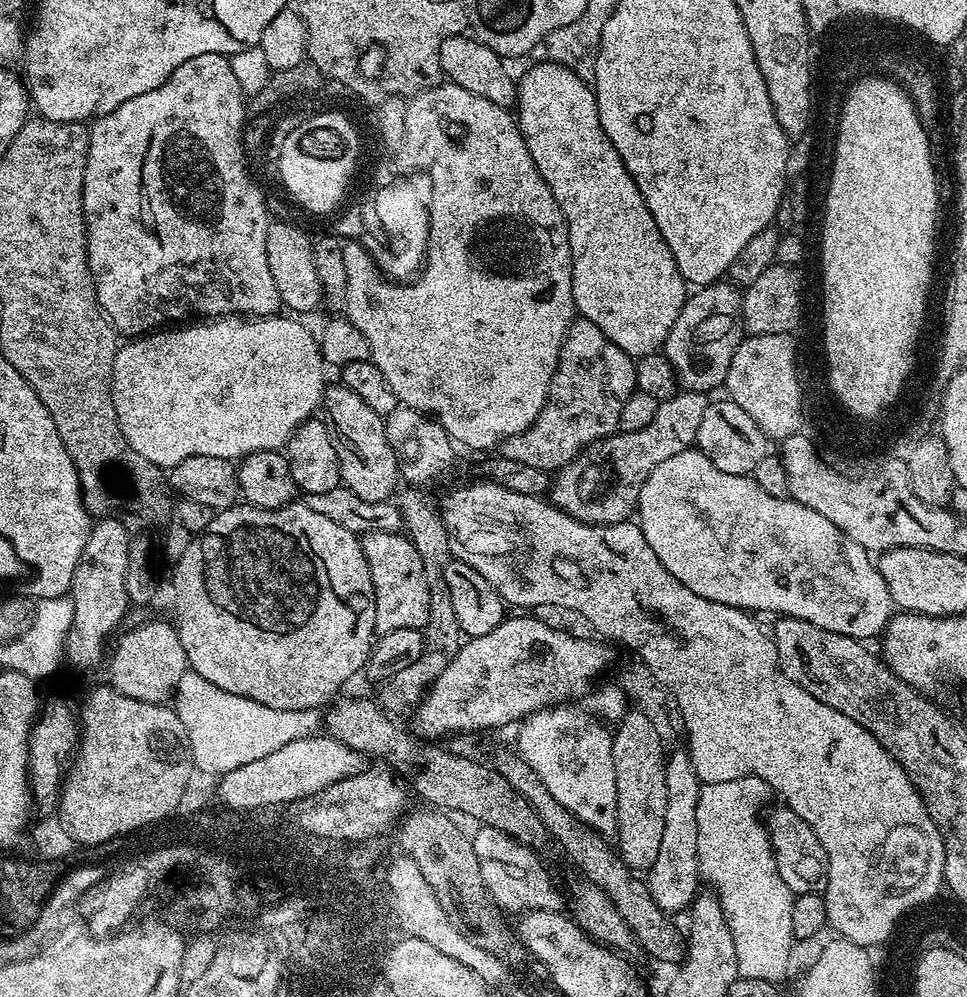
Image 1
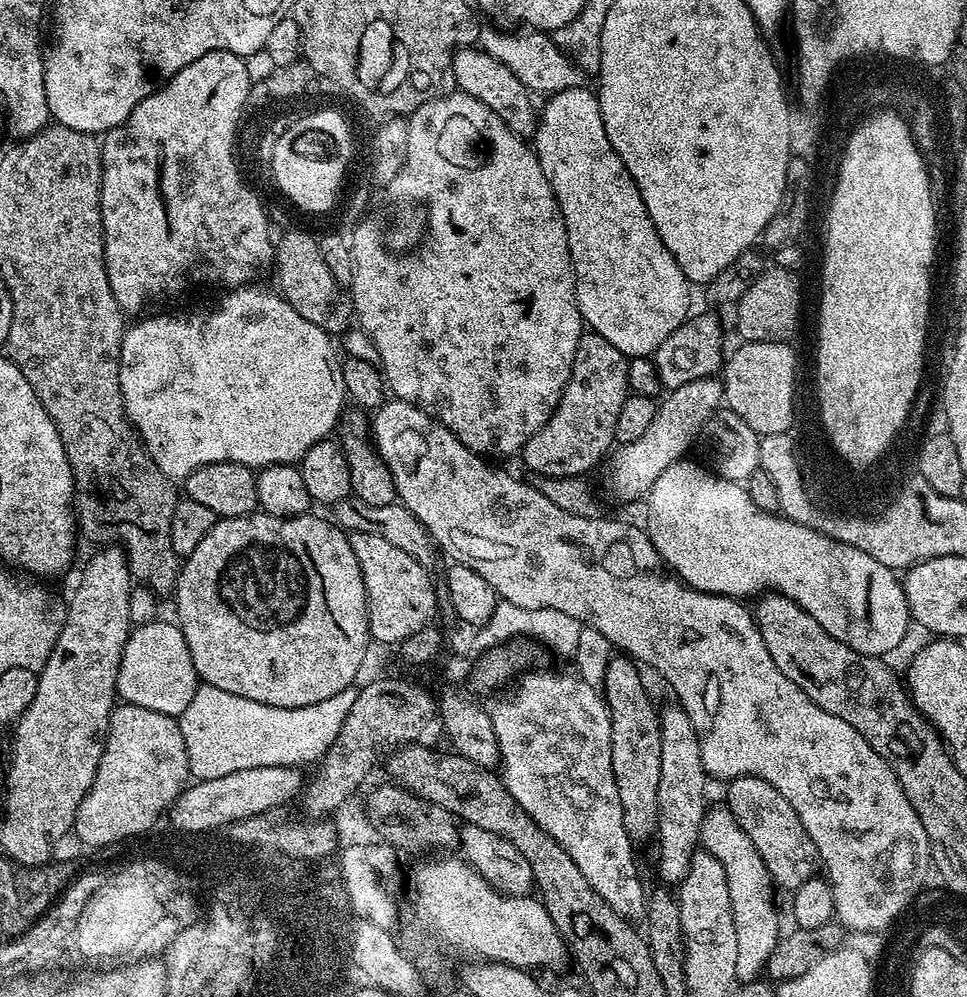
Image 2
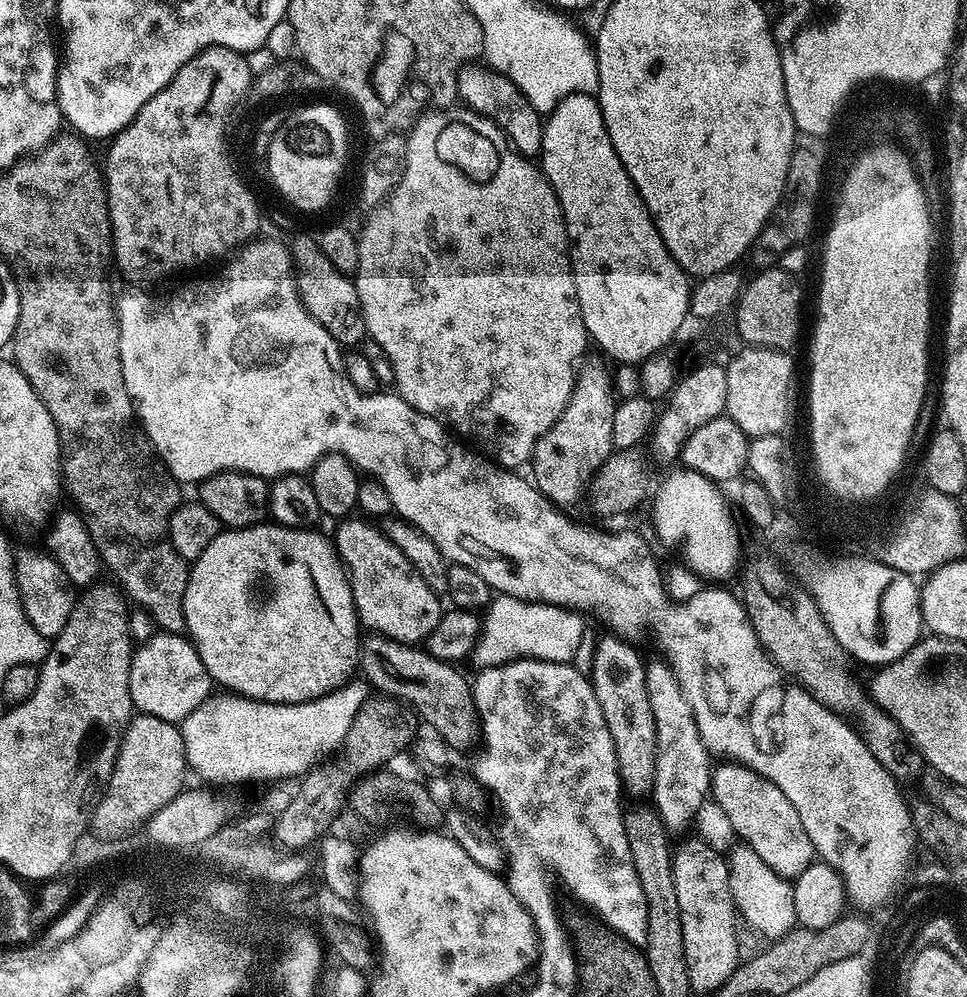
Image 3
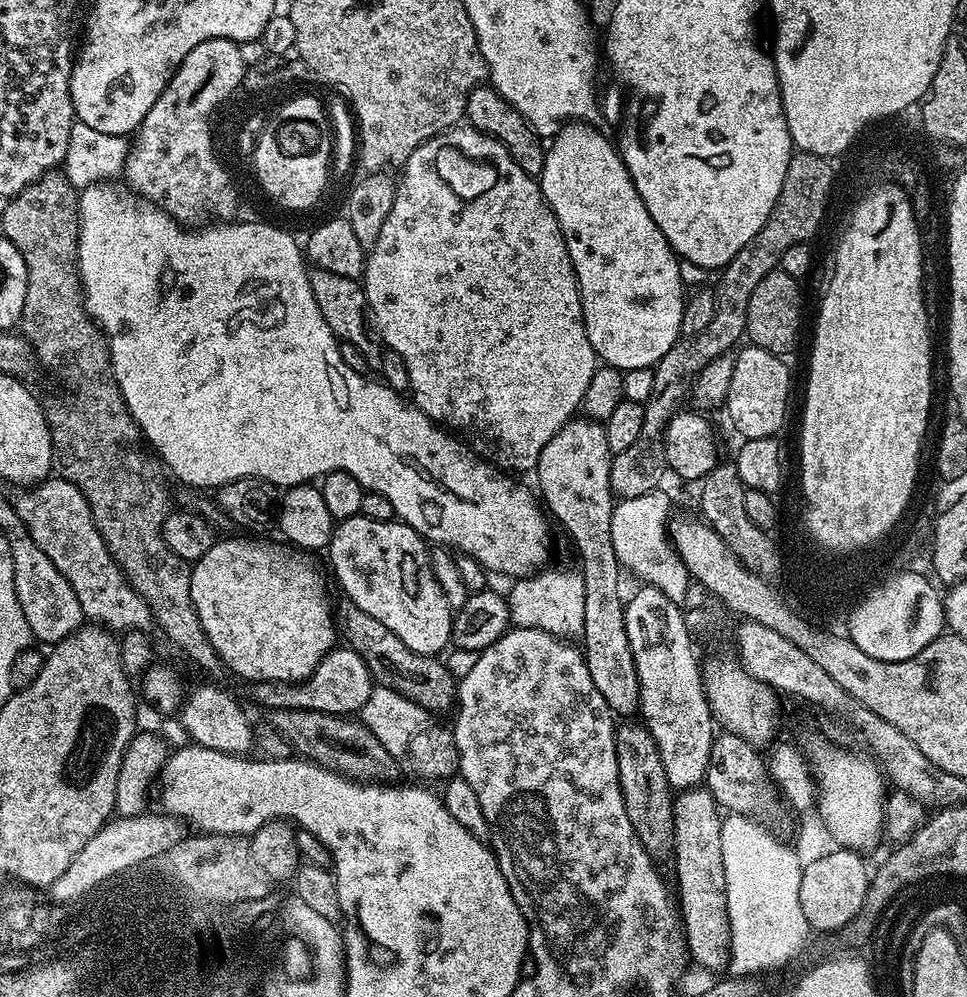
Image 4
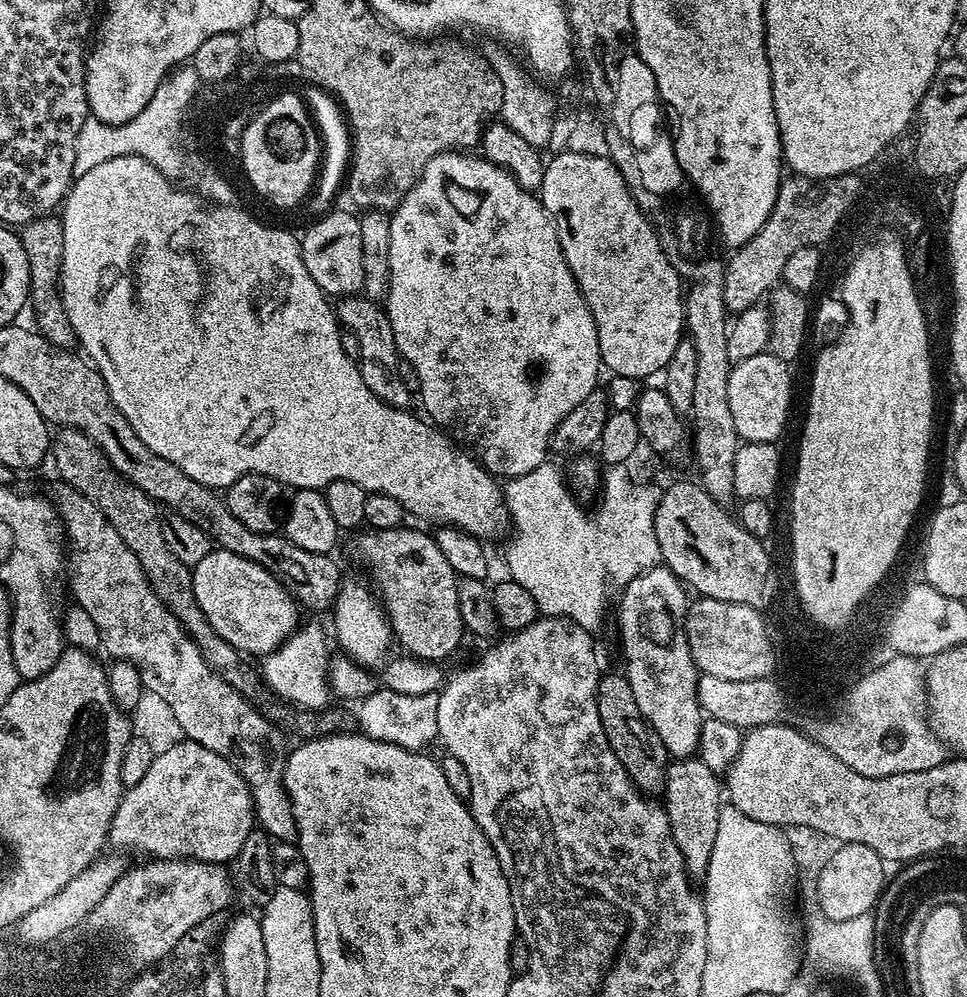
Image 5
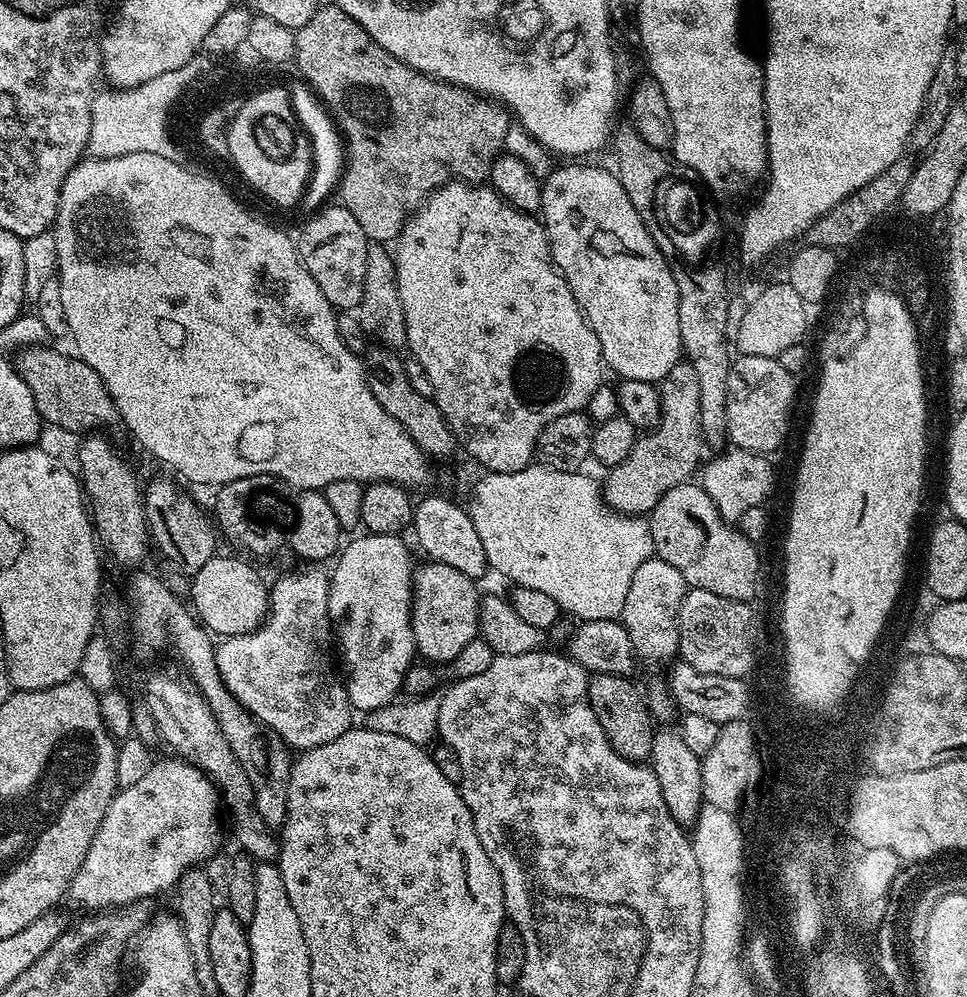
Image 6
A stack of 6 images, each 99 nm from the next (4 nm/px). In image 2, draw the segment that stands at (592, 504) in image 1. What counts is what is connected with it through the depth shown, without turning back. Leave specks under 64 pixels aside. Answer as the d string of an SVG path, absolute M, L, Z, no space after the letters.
M707 376L671 389L667 395L659 401L654 422L650 422L642 438L629 444L619 445L611 453L612 465L608 468L608 488L620 500L647 497L658 474L662 474L666 466L676 463L677 460L683 460L689 455L688 451L691 450L692 443L696 439L698 441L701 439L705 424L721 407L724 385L716 376Z

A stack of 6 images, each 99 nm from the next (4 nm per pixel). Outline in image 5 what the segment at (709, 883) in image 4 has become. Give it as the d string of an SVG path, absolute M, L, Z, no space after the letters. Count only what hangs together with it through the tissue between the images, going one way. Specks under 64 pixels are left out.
M698 758L673 759L664 779L662 807L668 816L674 842L684 859L684 869L689 877L704 877L710 862L710 850L714 850L714 837L718 834L718 814L722 807L721 777Z

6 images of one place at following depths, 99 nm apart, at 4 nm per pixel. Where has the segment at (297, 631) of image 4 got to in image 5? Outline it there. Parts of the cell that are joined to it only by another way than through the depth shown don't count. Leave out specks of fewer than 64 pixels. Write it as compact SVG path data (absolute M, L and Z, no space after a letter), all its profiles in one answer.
M216 548L192 568L192 581L194 598L198 598L206 622L242 654L255 658L269 656L275 648L281 648L298 627L297 601L276 576L258 566L258 562Z

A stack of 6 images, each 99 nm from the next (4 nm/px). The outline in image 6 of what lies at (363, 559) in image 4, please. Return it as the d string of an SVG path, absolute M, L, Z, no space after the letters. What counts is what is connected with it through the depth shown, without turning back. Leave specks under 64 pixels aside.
M424 562L424 565L415 569L412 578L412 629L416 639L416 650L425 661L433 665L447 665L449 661L458 658L470 641L478 636L480 630L480 596L478 595L477 581L466 578L458 570L450 566L442 566L435 562Z

